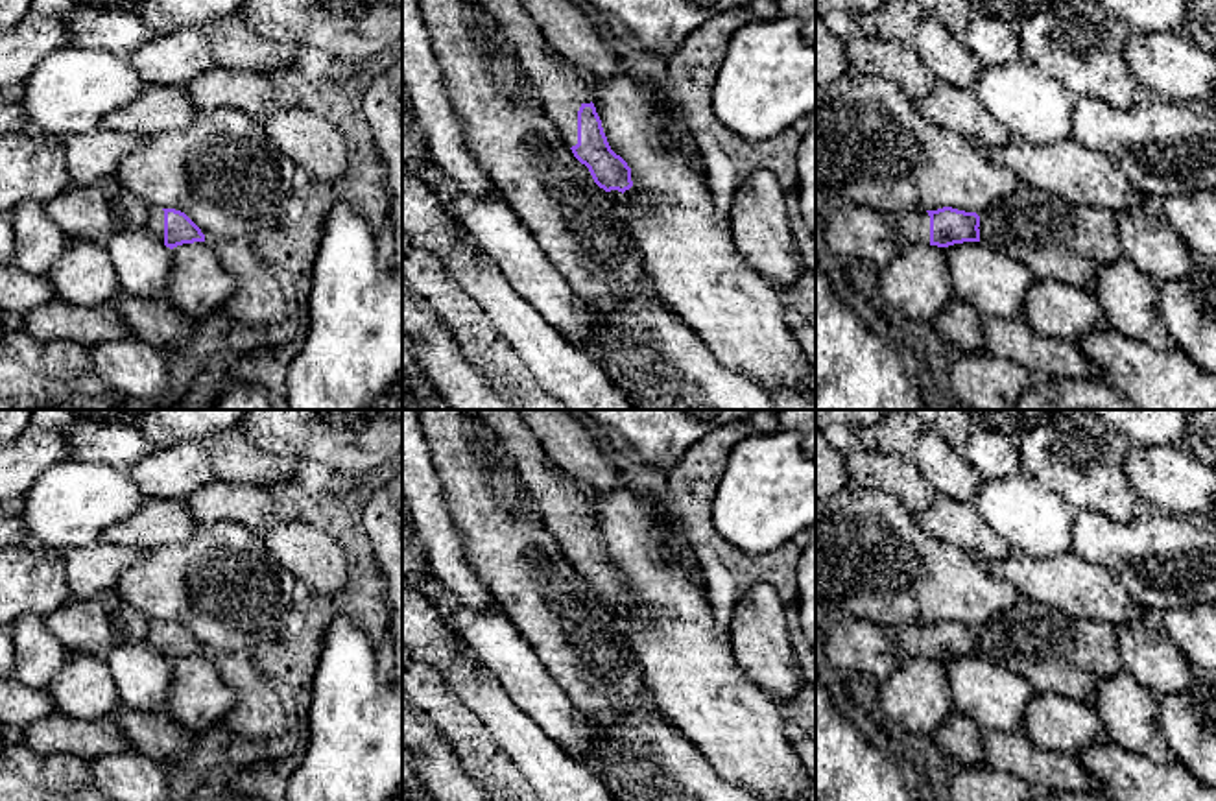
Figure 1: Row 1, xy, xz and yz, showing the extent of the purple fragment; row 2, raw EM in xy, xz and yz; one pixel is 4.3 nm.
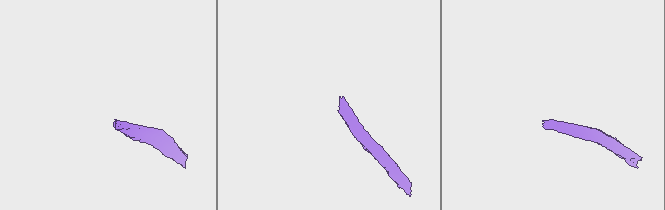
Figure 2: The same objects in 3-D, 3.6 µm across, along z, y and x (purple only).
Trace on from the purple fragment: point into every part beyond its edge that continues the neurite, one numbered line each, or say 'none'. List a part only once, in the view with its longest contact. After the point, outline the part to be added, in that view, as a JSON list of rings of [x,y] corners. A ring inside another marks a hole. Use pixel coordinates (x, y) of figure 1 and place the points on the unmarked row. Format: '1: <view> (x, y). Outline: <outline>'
1: xz (560, 501). Outline: [[[478,410],[531,495],[544,528],[566,559],[578,557],[578,524],[590,517],[585,489],[554,463],[515,410]]]

